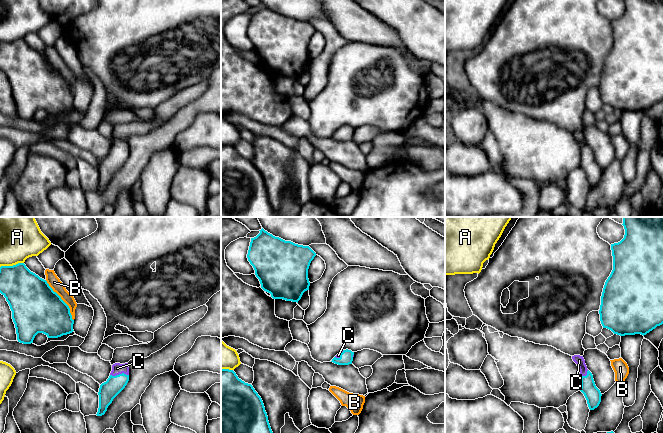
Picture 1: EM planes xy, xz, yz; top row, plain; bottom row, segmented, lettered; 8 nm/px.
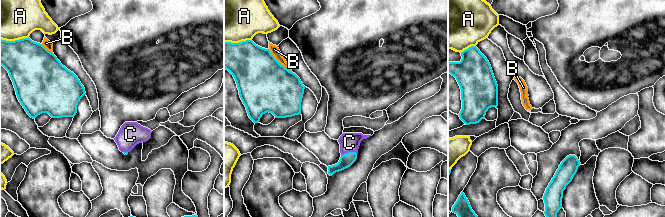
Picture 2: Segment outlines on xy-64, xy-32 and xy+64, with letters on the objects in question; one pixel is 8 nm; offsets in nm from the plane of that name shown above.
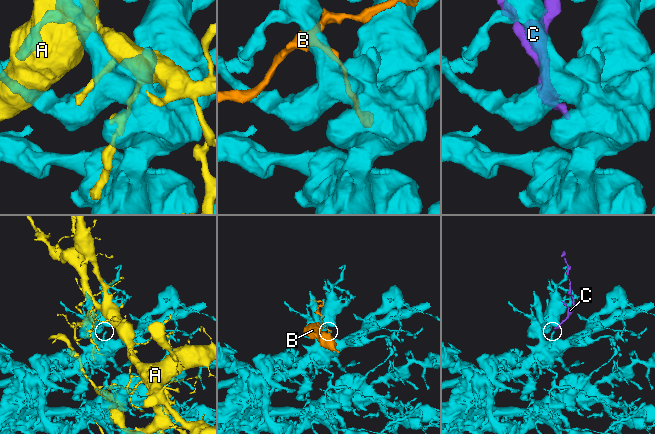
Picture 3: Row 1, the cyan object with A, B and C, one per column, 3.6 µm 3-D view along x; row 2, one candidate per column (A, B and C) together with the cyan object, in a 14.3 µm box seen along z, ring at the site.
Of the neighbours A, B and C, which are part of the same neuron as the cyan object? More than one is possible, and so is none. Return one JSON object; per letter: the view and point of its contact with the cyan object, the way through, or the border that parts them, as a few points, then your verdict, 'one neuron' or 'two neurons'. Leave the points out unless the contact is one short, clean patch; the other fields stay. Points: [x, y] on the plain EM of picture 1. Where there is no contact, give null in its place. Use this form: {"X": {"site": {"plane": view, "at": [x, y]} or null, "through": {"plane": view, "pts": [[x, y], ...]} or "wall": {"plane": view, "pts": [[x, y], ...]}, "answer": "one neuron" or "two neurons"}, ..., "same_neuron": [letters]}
{"A": {"site": {"plane": "xy", "at": [11, 42]}, "answer": "two neurons"}, "B": {"site": {"plane": "xy", "at": [62, 76]}, "answer": "two neurons"}, "C": {"site": {"plane": "xy", "at": [119, 150]}, "answer": "one neuron"}, "same_neuron": ["C"]}

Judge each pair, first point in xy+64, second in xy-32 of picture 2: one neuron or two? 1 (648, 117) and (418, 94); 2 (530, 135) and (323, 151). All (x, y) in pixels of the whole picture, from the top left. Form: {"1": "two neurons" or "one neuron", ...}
{"1": "two neurons", "2": "one neuron"}

